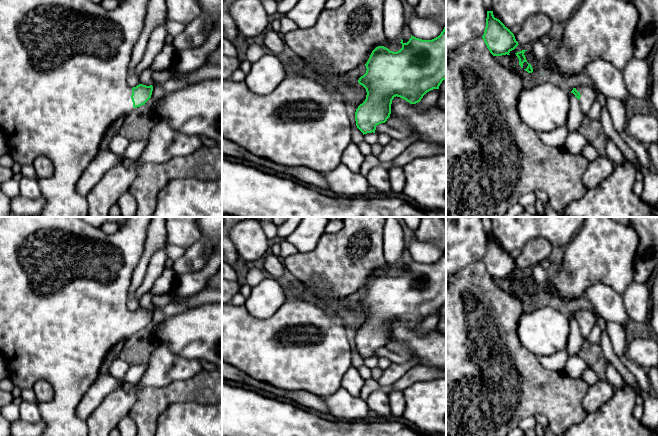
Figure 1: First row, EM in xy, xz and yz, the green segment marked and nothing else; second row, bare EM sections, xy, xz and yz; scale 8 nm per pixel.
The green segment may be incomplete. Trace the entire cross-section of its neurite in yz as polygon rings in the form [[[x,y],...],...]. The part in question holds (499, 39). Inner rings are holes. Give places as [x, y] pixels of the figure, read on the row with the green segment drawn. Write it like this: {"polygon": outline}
{"polygon": [[[487,11],[482,38],[493,56],[510,55],[509,53],[519,45],[510,29],[494,17],[493,11]]]}

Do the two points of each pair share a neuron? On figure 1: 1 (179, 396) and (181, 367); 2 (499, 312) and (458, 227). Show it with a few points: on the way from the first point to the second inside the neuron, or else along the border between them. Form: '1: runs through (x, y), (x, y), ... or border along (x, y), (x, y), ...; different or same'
1: border along (201, 370), (188, 378), (157, 386); different
2: border along (481, 260), (474, 261), (456, 272); different

